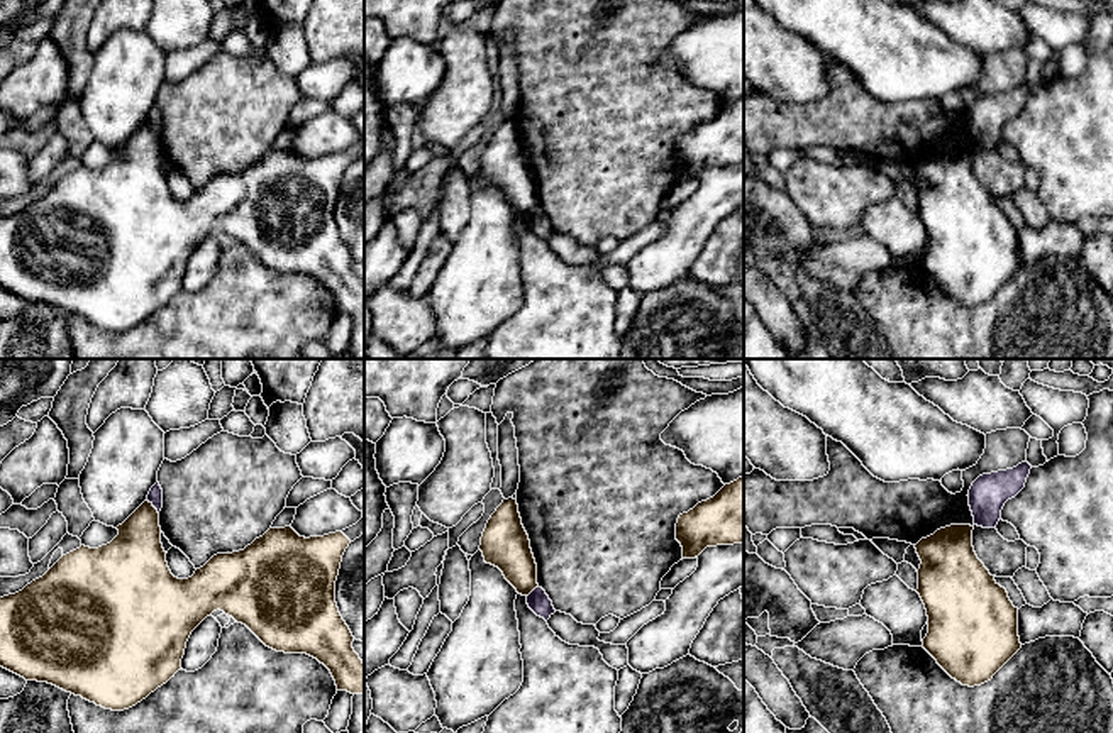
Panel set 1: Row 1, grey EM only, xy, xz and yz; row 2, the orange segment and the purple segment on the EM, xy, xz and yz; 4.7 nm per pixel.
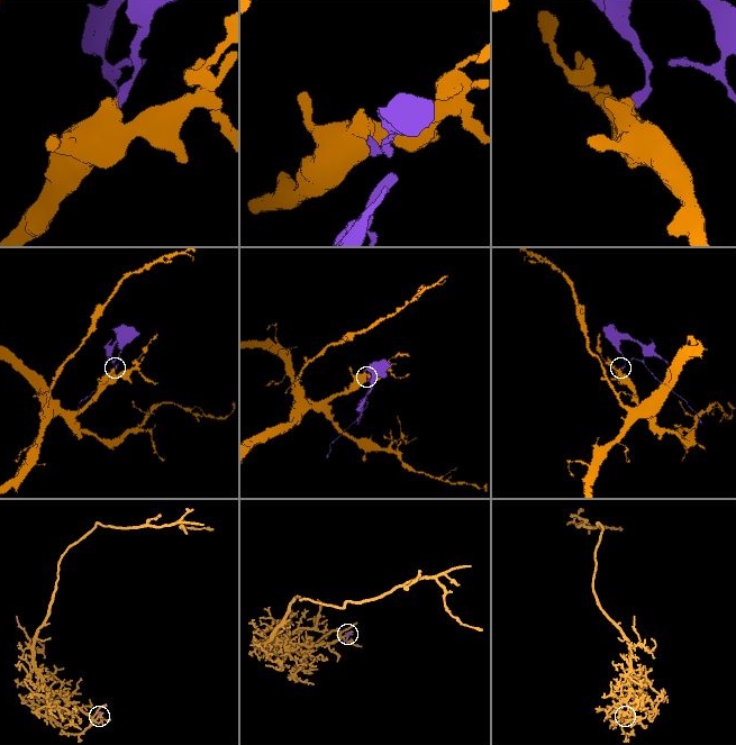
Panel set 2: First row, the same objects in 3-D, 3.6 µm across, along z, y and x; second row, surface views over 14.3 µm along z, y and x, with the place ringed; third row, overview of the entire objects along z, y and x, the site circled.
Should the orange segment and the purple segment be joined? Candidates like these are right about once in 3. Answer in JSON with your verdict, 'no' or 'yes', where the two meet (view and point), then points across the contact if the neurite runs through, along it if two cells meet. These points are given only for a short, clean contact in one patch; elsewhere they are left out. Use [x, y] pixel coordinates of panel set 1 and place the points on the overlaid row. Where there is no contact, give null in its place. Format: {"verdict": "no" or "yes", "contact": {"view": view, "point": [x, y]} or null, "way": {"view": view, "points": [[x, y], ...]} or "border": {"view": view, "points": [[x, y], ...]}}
{"verdict": "no", "contact": {"view": "xy", "point": [153, 507]}, "border": {"view": "xy", "points": [[148, 500], [158, 513]]}}

